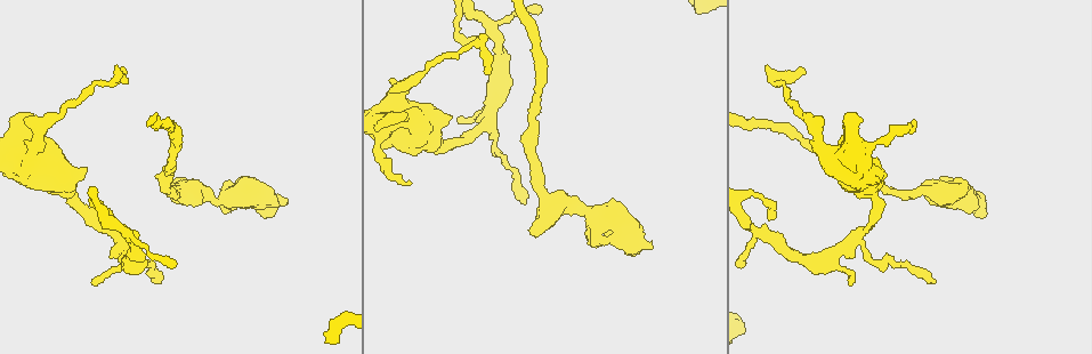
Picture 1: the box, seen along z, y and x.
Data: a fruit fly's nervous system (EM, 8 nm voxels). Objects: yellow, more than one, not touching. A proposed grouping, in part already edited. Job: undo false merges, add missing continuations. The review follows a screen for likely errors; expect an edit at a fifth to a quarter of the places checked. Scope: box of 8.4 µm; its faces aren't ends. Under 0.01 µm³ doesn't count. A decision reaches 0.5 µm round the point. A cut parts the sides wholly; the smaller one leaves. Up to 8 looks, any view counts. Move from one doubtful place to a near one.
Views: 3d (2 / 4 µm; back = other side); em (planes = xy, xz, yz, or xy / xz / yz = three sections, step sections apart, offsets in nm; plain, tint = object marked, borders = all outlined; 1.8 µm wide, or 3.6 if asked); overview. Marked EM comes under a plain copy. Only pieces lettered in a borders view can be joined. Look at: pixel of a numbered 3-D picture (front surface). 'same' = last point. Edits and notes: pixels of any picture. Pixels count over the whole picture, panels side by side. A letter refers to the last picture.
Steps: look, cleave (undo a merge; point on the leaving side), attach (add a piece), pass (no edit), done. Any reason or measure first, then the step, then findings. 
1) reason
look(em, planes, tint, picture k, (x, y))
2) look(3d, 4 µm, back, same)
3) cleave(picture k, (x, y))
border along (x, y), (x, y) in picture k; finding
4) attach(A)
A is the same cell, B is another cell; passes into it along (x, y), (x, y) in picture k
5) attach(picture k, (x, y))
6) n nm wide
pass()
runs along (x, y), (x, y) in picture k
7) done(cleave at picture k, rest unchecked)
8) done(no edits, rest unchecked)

free end
look(em, 3.6 µm, xz, step 16, tint, picture 1, (450, 116))

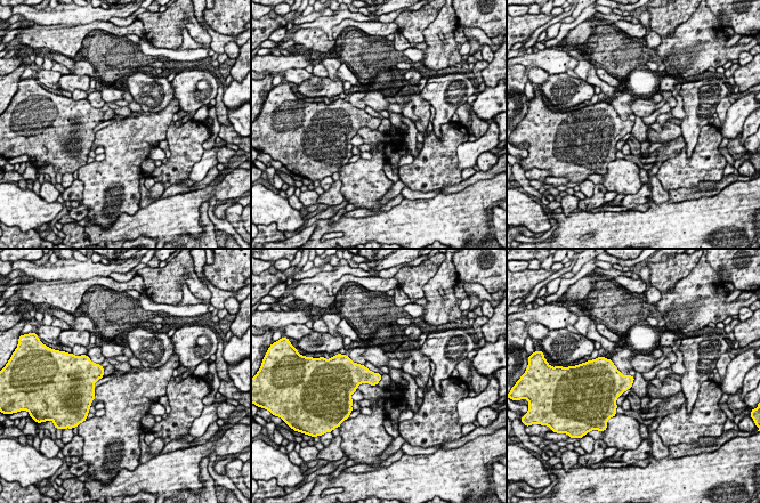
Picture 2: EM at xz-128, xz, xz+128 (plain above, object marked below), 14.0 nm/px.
cut it another way
look(em, 3.6 µm, planes, borders, same)

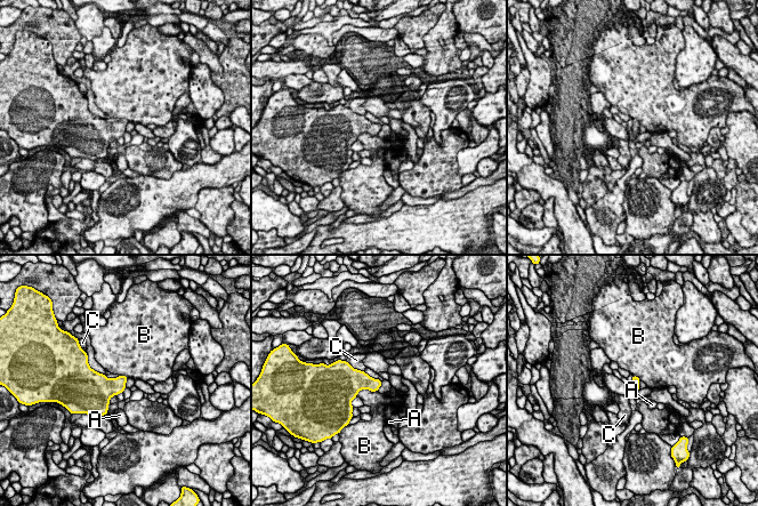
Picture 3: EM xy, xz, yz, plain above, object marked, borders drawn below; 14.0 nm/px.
B touches over 340 nm
pass()
A, B and C are other cells; border along (377, 390), (362, 388), (355, 395) in picture 3; no lettered piece goes on from it

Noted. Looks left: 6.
stops while still wide
look(em, 3.6 µm, planes, borders, picture 1, (285, 202))

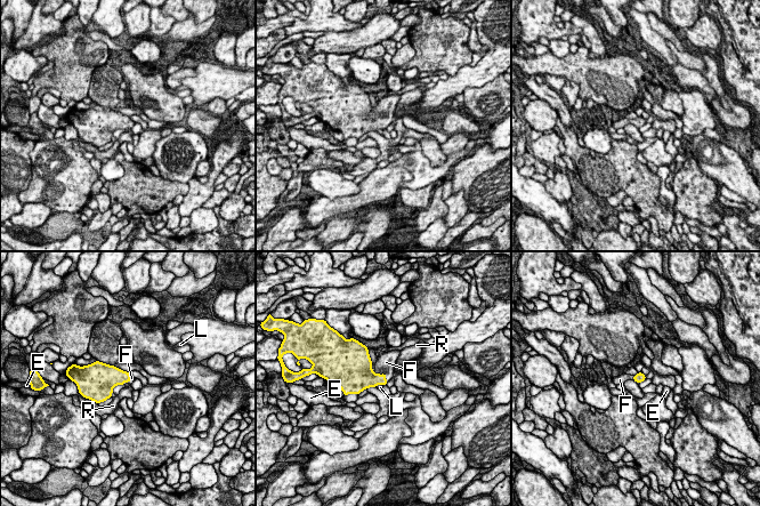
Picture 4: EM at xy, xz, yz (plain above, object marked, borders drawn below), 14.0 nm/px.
attach(F)
F is the same cell, E, L and R are other cells; the neuron continues

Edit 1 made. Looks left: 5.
look(3d, 4 µm, picture 1, (935, 193))

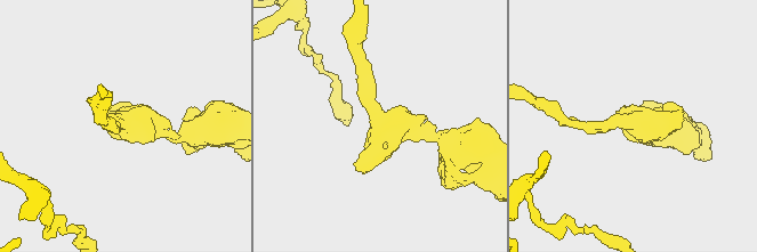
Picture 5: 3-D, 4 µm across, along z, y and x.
3 arms; arms of 190, 190, 220 nm; shape alone is not enough
look(em, planes, borders, picture 5, (634, 122))

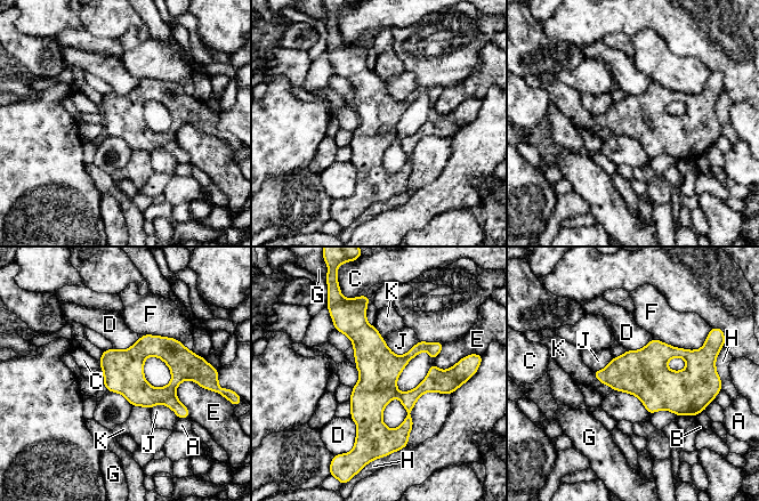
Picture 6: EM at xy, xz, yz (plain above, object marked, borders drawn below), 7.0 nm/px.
pass()
A, B, C, D, E, F, G, H, J and K are other cells; runs along (337, 322), (398, 395), (447, 380) in picture 6; all the same neuron

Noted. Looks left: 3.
done(attach at picture 4, rest unchecked)

